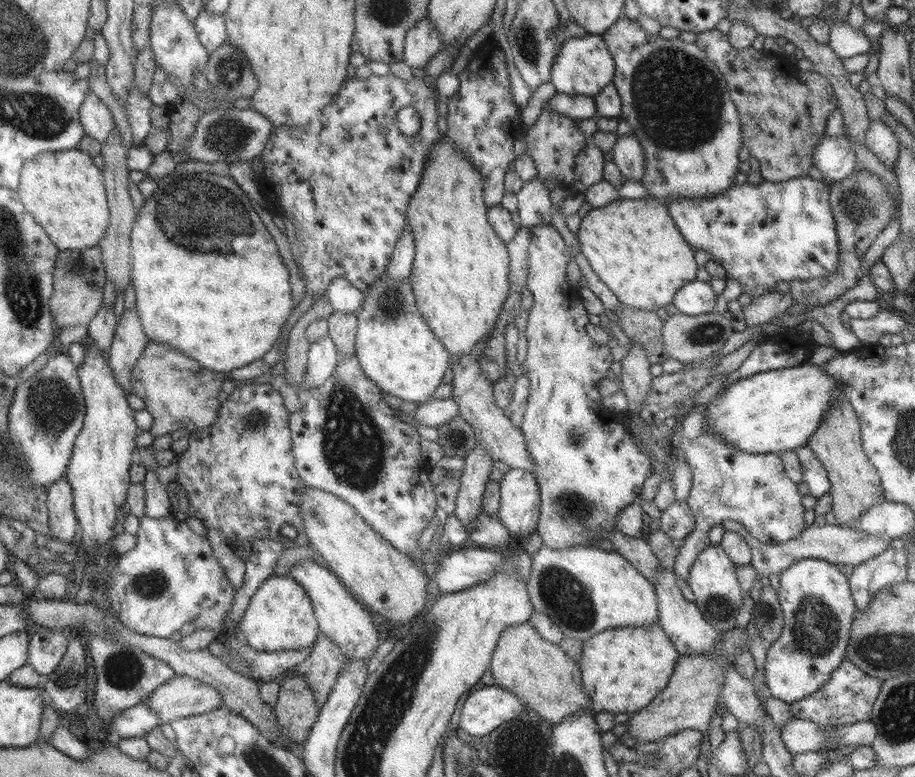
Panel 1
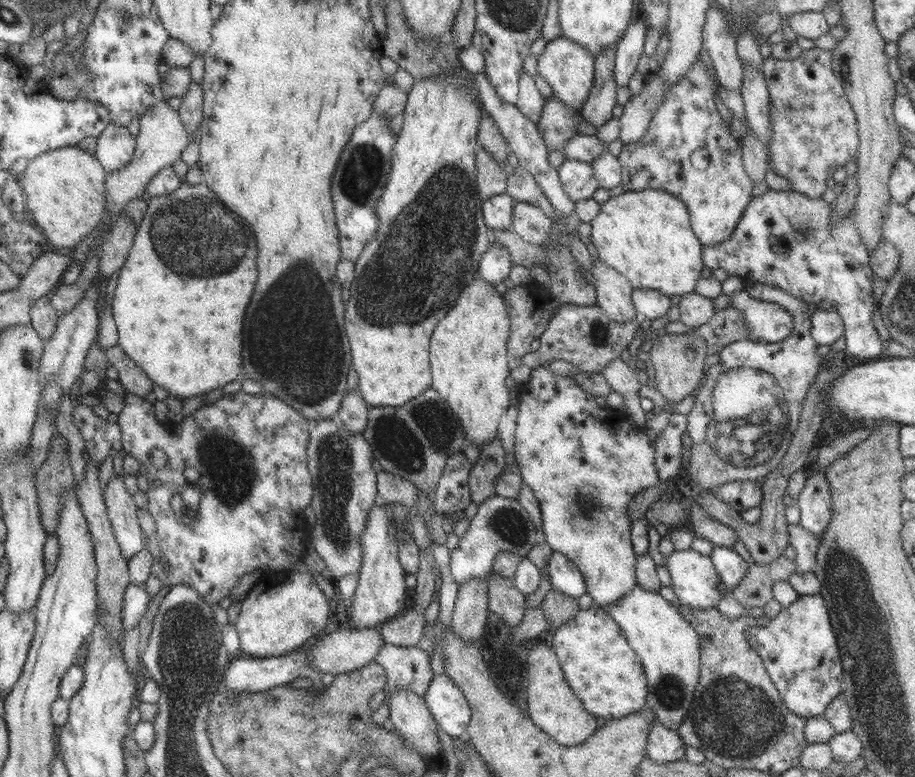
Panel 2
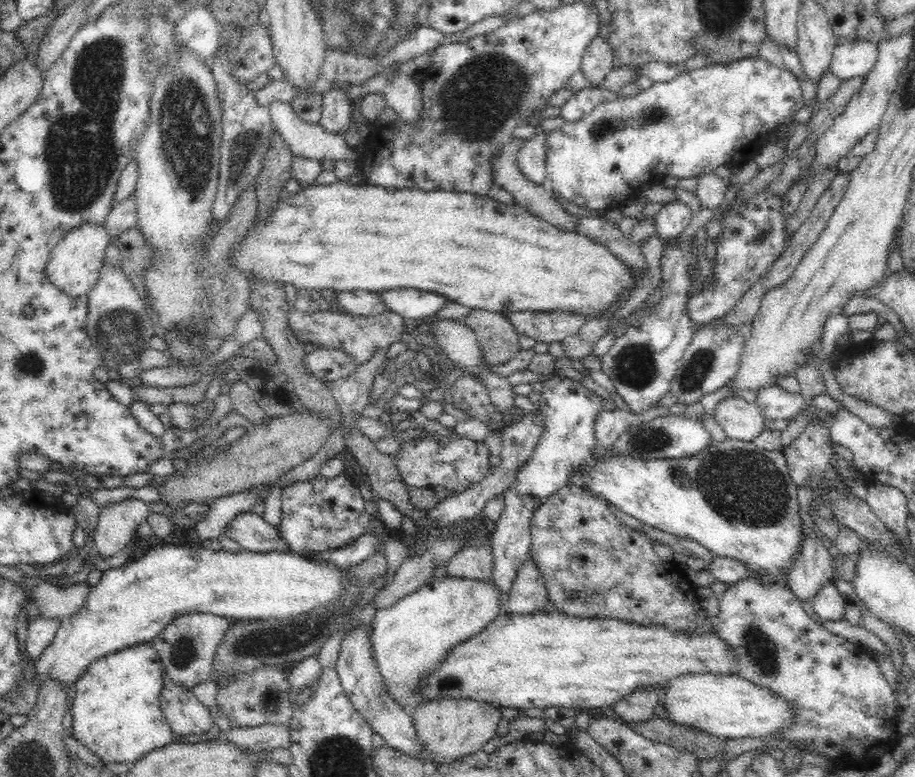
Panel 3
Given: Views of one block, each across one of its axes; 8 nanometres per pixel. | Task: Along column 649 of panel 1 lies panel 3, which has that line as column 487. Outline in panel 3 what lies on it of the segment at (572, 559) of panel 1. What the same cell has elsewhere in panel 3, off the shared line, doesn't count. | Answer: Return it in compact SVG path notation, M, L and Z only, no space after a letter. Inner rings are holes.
M450 578L428 581L413 594L402 598L389 608L375 612L369 626L370 648L373 661L378 667L384 690L388 696L402 709L409 713L420 704L424 704L422 688L428 684L428 676L434 674L436 668L442 666L444 658L455 646L466 642L474 634L486 628L486 625L500 614L500 597L491 582L478 582L469 578Z

